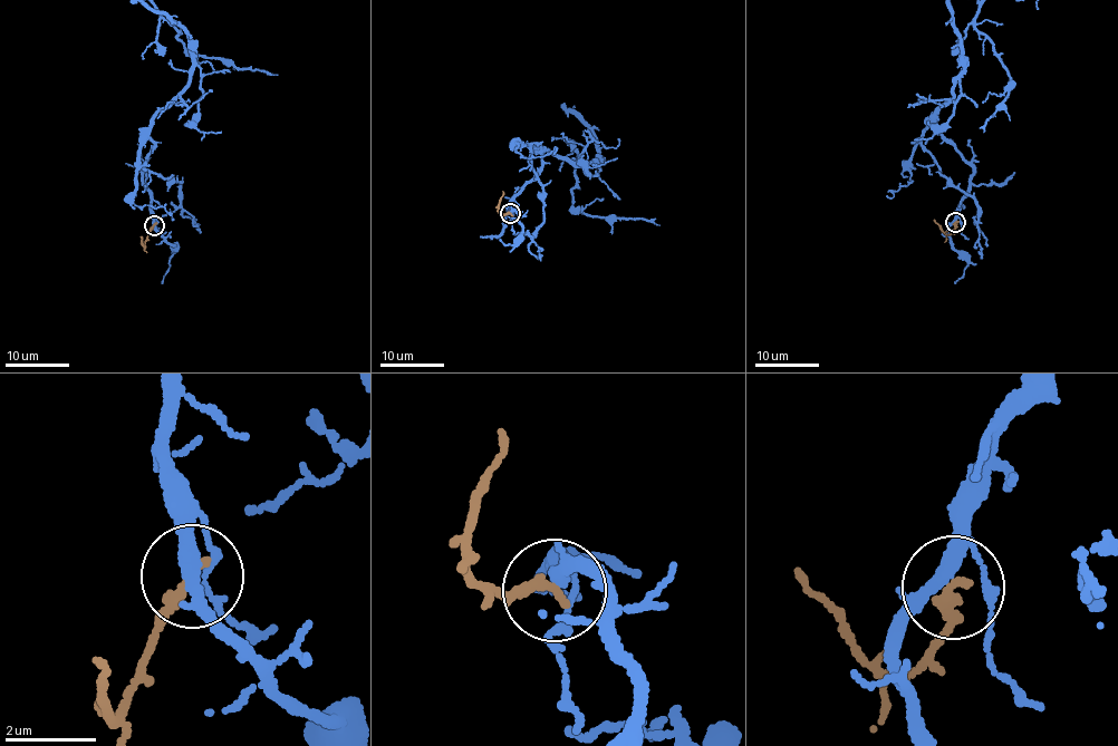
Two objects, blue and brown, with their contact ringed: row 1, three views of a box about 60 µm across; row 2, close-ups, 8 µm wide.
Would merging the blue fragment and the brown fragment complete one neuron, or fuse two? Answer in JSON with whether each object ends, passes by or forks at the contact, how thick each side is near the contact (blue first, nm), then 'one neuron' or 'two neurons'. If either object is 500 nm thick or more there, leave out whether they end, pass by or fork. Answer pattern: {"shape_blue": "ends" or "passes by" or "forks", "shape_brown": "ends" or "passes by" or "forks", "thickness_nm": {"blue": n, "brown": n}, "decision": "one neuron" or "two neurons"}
{"shape_blue": "passes by", "shape_brown": "ends", "thickness_nm": {"blue": 320, "brown": 240}, "decision": "two neurons"}

